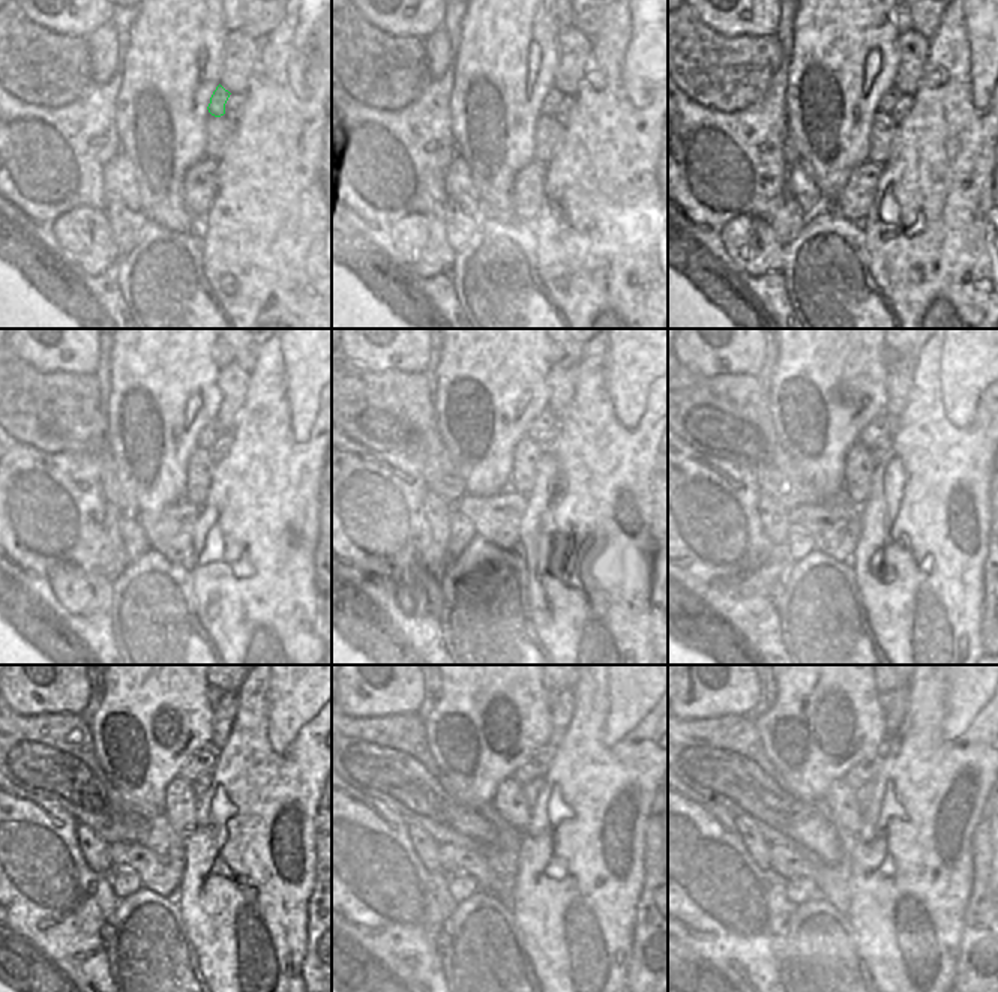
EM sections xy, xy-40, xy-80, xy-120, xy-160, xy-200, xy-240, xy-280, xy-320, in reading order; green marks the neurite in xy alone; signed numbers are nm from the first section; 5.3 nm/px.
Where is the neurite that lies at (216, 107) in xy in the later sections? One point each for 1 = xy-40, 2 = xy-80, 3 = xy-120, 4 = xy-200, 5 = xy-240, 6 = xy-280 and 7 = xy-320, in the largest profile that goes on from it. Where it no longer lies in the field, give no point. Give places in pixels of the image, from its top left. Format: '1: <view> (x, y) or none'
1: xy-40 (554, 98)
2: xy-80 (890, 96)
3: xy-120 (210, 432)
4: xy-200 (884, 422)
5: xy-240 (203, 761)
6: xy-280 (536, 766)
7: xy-320 (866, 770)

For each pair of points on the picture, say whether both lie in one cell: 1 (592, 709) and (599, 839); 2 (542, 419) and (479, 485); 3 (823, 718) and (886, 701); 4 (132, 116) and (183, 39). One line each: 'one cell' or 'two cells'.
1: one cell
2: two cells
3: two cells
4: one cell

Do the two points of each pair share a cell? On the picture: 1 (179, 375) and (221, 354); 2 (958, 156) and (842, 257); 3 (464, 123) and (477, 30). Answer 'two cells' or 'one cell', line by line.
1: two cells
2: two cells
3: one cell

